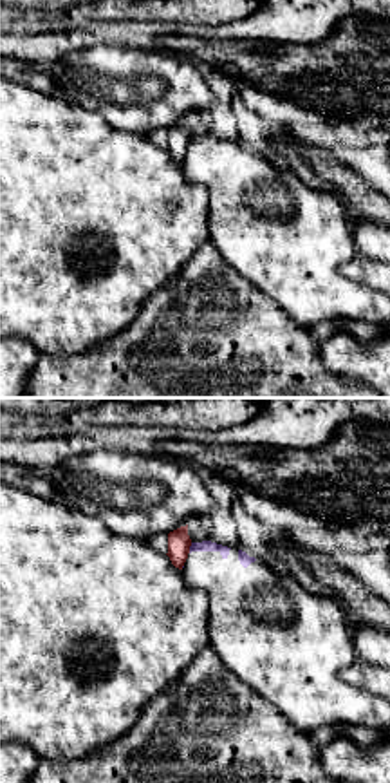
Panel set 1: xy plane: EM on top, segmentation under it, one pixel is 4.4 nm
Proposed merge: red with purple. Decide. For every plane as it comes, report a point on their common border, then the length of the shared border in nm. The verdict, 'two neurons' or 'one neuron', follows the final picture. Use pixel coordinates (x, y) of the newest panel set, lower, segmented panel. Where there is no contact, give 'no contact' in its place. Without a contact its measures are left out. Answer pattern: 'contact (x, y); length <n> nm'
contact (188, 548); length 50 nm

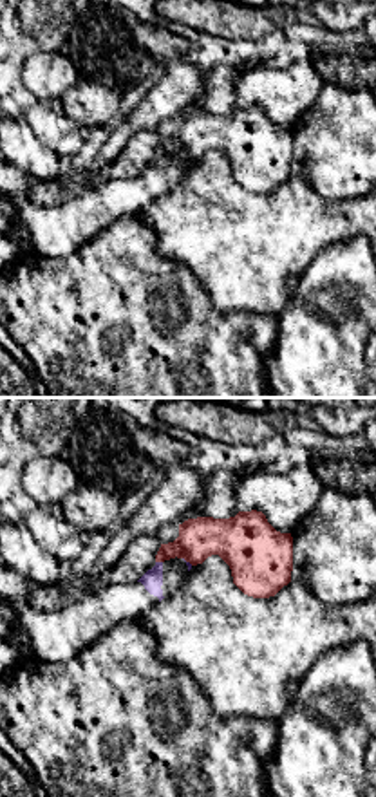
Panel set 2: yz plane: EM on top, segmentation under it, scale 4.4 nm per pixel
contact (159, 561); length 30 nm

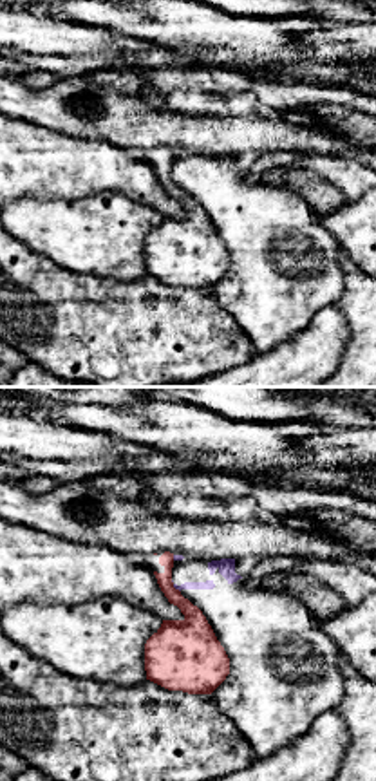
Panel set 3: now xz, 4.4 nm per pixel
contact (172, 586); length 70 nm

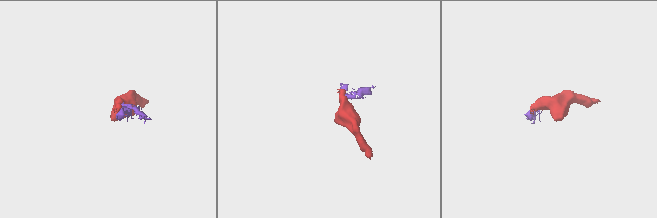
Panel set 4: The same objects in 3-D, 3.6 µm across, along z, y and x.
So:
two neurons

